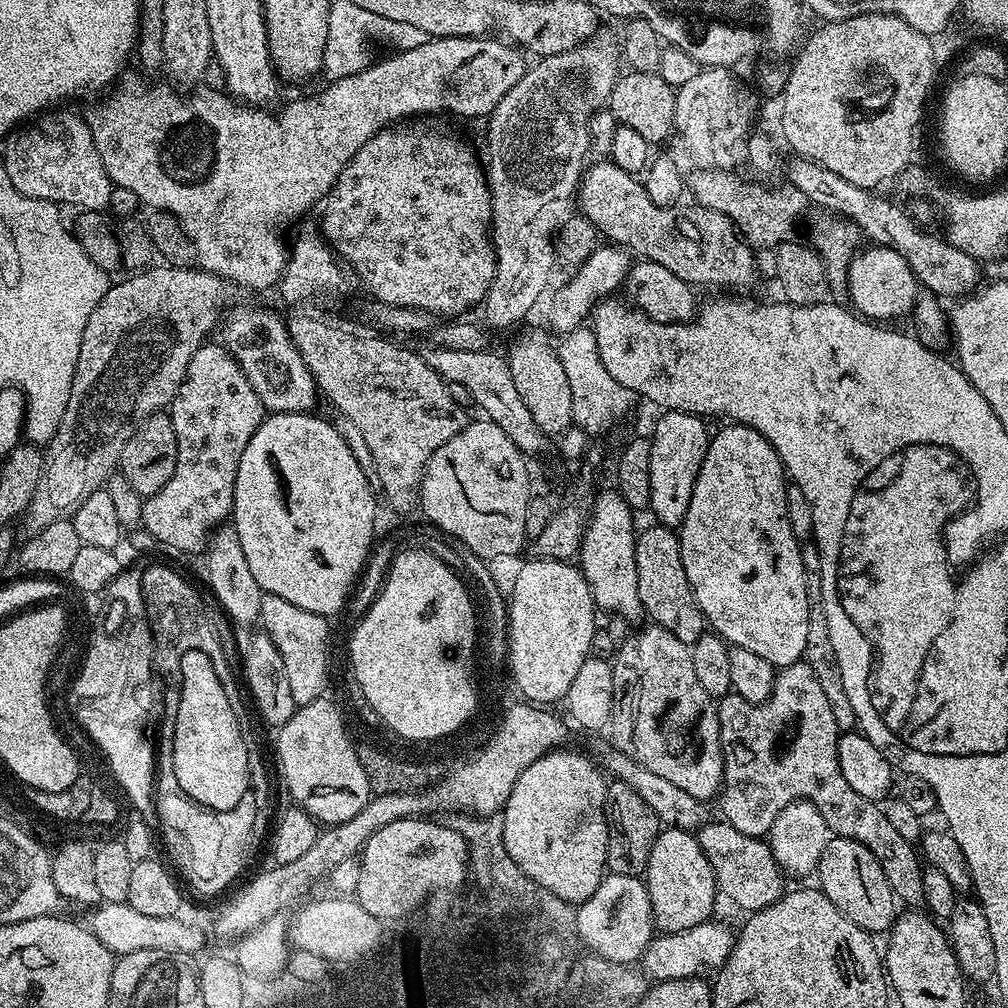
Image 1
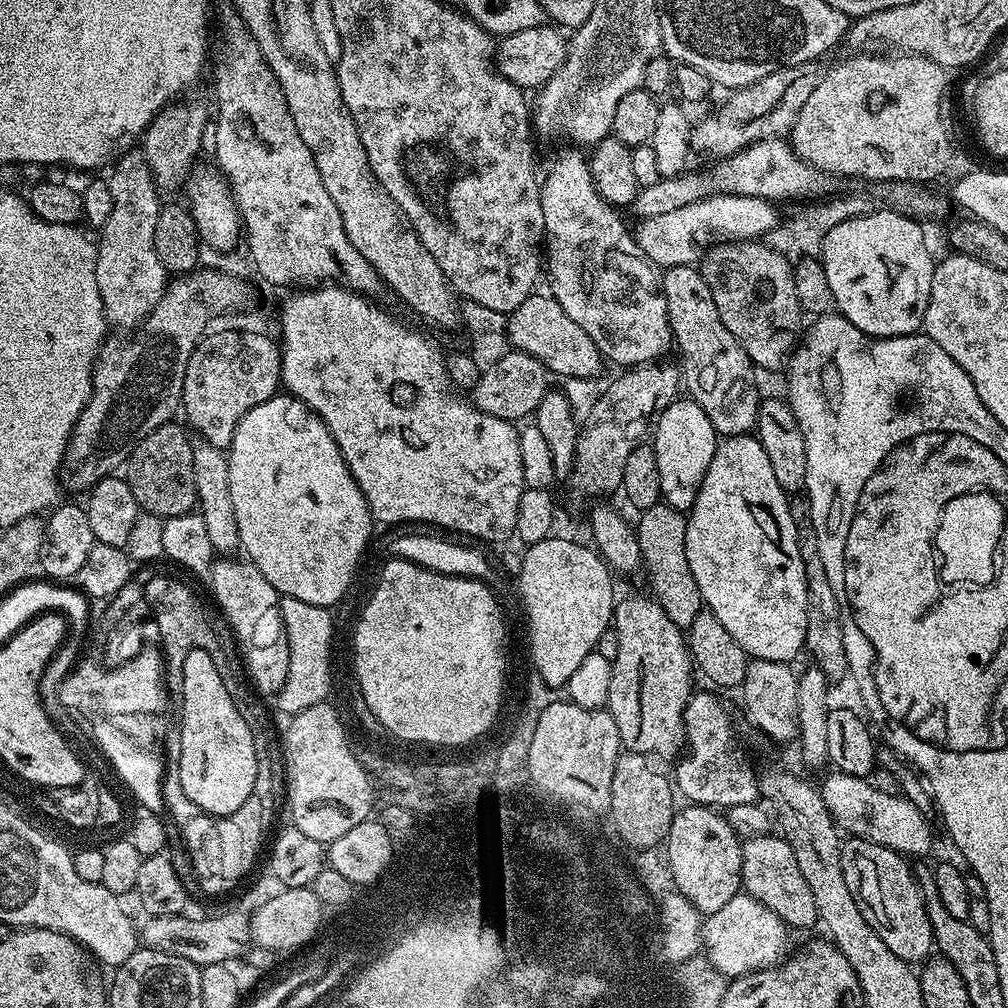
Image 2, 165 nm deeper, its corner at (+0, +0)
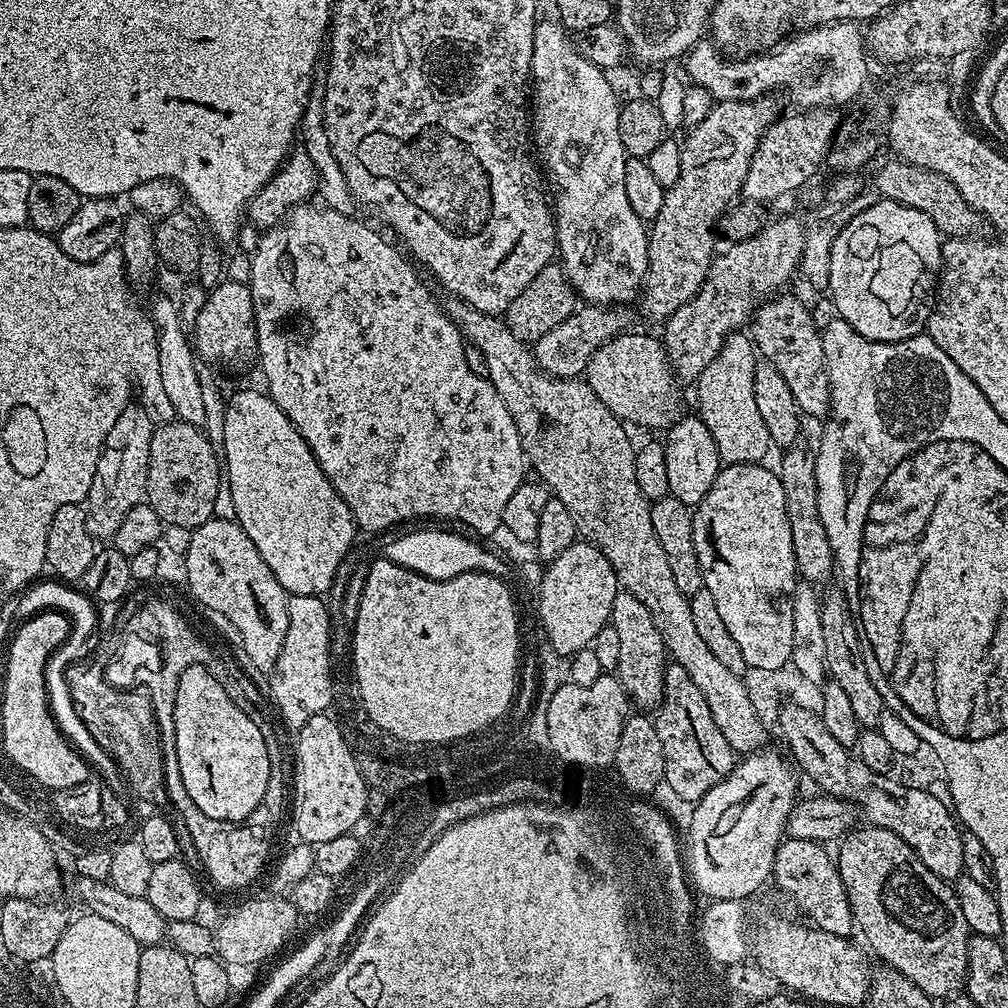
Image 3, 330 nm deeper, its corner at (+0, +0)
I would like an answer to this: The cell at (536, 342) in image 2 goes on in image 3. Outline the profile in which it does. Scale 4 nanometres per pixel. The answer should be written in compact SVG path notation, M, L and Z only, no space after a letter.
M628 332L606 341L590 358L586 382L625 425L667 430L680 419L680 388L663 343L640 332Z

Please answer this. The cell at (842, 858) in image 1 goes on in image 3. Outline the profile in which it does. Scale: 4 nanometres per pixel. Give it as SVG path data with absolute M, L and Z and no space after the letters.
M871 826L853 827L847 836L839 841L840 853L835 853L836 869L840 871L842 882L846 886L846 894L850 898L852 919L858 932L864 935L866 943L872 947L881 965L898 970L904 974L922 994L943 1002L955 996L965 987L968 979L968 937L966 917L958 906L955 887L949 881L938 878L926 866L922 866L922 858L898 834L885 828Z

